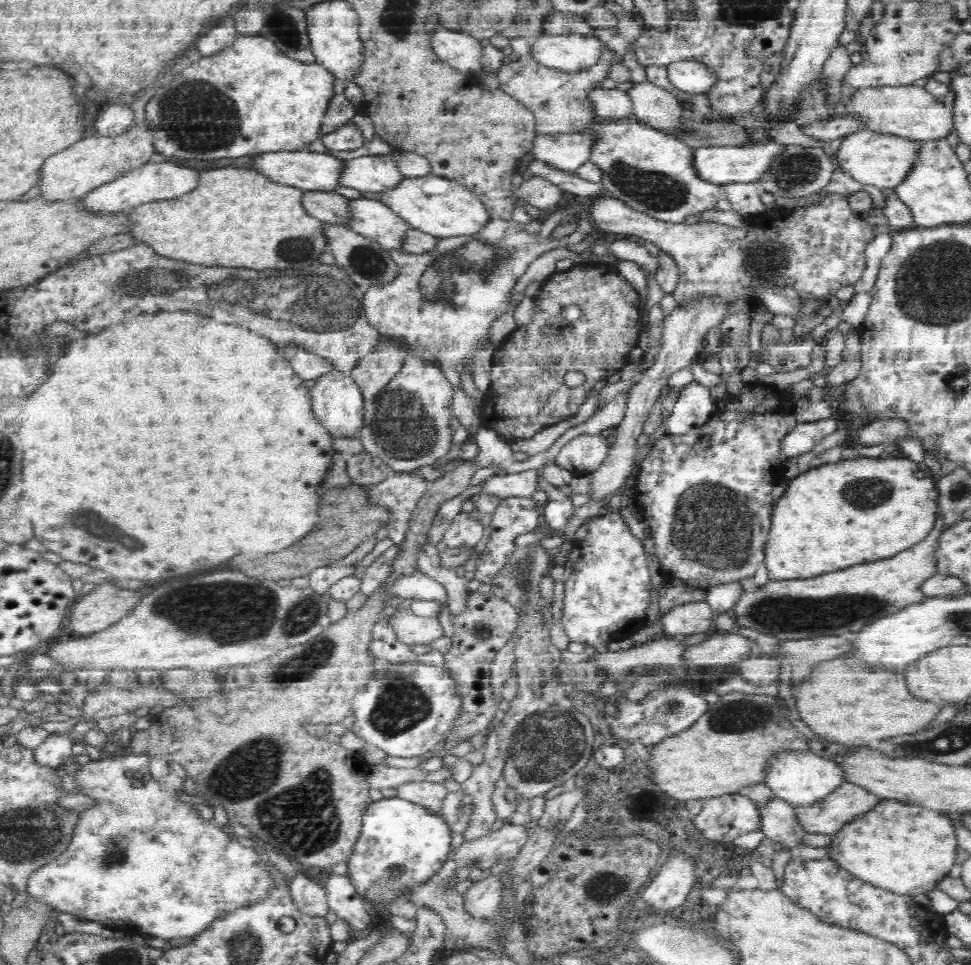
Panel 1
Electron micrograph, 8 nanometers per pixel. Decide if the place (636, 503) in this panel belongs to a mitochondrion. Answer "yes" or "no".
no

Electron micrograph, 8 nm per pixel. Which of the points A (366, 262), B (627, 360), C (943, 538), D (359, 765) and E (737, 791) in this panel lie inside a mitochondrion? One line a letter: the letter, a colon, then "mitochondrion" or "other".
A: mitochondrion
B: other
C: other
D: other
E: other

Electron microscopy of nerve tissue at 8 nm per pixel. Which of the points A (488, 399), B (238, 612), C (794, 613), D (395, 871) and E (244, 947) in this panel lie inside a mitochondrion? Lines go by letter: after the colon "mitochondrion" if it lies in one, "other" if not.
A: other
B: mitochondrion
C: mitochondrion
D: mitochondrion
E: mitochondrion

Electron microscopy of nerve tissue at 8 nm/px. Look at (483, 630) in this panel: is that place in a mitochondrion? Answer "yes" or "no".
yes

